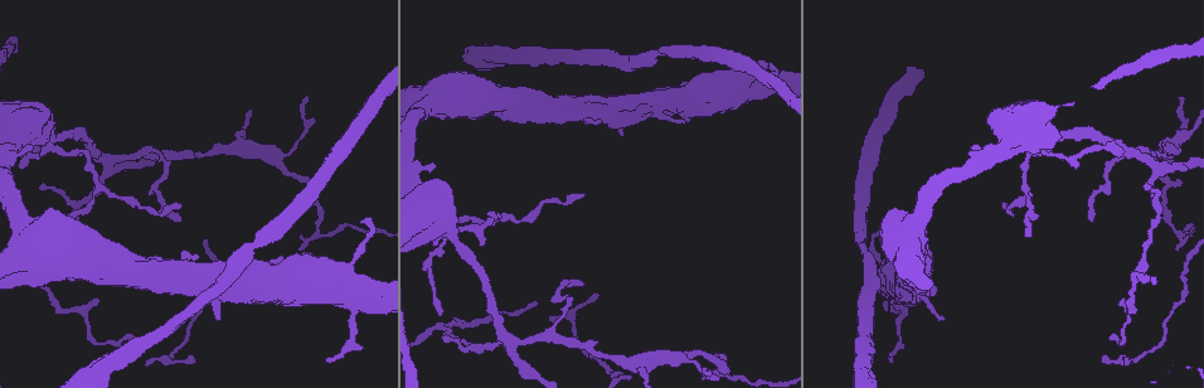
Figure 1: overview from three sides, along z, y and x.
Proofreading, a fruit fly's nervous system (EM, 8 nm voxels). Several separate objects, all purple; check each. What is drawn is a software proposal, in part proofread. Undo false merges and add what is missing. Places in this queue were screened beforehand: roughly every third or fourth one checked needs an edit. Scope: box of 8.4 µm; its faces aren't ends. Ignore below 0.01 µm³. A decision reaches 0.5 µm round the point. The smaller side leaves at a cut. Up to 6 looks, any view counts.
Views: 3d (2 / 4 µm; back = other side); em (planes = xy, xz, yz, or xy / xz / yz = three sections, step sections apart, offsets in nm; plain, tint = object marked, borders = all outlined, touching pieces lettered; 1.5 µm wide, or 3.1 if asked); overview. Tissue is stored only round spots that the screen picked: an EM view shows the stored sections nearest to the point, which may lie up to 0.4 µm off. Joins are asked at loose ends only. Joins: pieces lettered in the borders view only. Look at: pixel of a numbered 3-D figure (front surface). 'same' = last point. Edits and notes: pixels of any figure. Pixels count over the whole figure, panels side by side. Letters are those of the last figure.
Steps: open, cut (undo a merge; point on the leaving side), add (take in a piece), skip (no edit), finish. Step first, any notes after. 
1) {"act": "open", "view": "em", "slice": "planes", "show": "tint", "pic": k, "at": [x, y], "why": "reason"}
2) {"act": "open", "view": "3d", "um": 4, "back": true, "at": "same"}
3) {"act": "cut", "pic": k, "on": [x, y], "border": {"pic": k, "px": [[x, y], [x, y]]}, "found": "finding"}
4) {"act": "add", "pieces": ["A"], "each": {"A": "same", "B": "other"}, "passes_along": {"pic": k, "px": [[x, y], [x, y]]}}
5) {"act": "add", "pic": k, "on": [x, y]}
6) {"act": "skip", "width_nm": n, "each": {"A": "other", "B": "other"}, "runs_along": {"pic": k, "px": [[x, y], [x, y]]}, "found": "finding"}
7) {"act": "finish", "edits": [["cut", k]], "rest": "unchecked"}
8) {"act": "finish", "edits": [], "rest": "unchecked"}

{"act": "open", "view": "em", "slice": "xy", "step": 4, "show": "tint", "pic": 1, "at": [580, 195], "why": "branch stops here"}

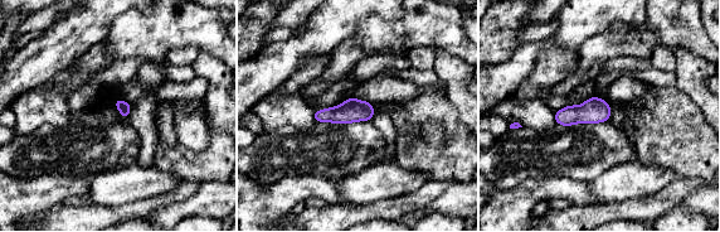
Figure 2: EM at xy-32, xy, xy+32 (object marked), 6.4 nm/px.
{"act": "open", "view": "em", "slice": "planes", "show": "borders", "at": "same", "why": "cut it another way"}

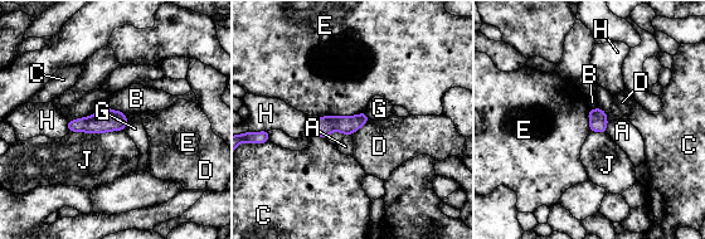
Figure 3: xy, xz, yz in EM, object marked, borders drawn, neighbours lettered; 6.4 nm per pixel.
{"act": "skip", "longest_contact_nm": ["J", 340], "each": {"A": "other", "B": "other", "C": "other", "D": "other", "E": "other", "G": "other", "H": "other", "J": "other"}, "border": {"pic": 3, "px": [[364, 111], [356, 115], [320, 117]]}, "found": "no lettered piece goes on from it"}

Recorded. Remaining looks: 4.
{"act": "open", "view": "em", "slice": "planes", "show": "plain", "pic": 1, "at": [32, 145]}

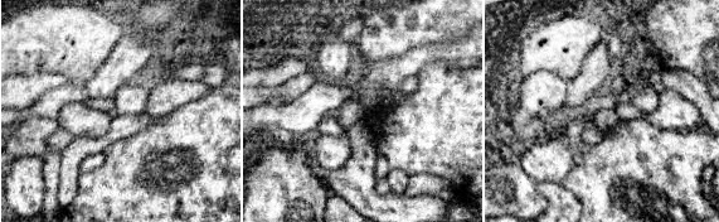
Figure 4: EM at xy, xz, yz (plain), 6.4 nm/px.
{"act": "open", "view": "em", "slice": "planes", "show": "tint", "at": "same", "why": "with the object marked"}

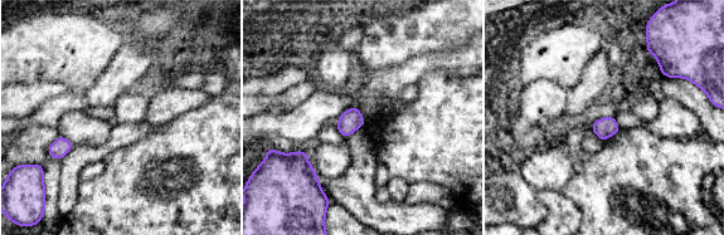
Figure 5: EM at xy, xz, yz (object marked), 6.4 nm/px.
{"act": "open", "view": "em", "slice": "planes", "show": "borders", "at": "same", "why": "see the neighbours"}

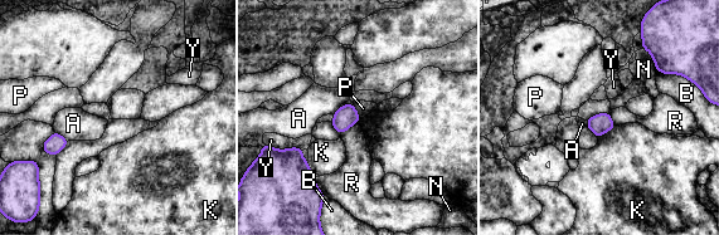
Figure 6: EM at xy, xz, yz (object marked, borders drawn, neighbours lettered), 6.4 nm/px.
{"act": "skip", "each": {"A": "other", "B": "other", "K": "other", "N": "other", "P": "other", "R": "other", "Y": "other"}, "border": {"pic": 6, "px": [[353, 104], [360, 117]]}, "found": "none of them fits"}

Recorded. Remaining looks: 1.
{"act": "open", "view": "em", "slice": "planes", "show": "borders", "pic": 1, "at": [1178, 186], "why": "an open end"}

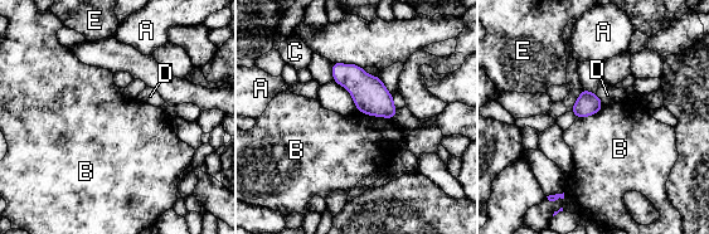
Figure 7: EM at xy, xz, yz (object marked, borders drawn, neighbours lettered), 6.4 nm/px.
{"act": "skip", "each": {"A": "other", "B": "other", "C": "other", "D": "other", "E": "other"}, "border": {"pic": 7, "px": [[358, 110], [392, 118]]}, "found": "none of them fits"}

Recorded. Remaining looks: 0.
{"act": "finish", "edits": [], "rest": "unchecked"}

